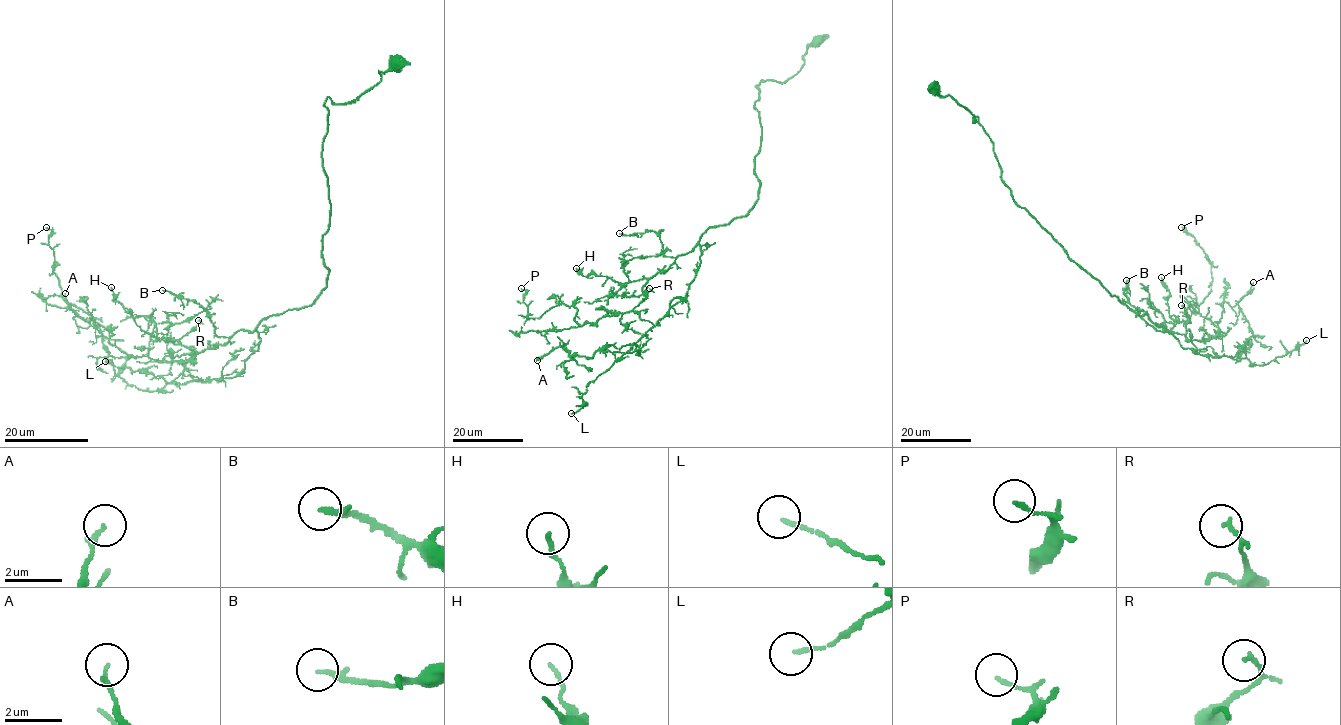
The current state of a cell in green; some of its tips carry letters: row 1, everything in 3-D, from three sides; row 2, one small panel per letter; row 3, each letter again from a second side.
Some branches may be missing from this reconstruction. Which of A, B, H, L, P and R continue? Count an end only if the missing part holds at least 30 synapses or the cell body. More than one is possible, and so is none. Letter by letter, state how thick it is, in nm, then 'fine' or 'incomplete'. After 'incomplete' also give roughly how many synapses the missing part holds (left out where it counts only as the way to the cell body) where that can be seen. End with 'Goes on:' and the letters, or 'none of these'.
A: calibre 160 nm; fine
B: calibre 200 nm; fine
H: calibre 120 nm; fine
L: calibre 120 nm; fine
P: calibre 130 nm; fine
R: calibre 100 nm; fine
Goes on: none of these

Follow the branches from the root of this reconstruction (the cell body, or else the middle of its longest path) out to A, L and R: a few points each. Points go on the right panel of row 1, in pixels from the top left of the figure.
A: (934, 88), (978, 118), (1013, 200), (1183, 348), (1235, 359), (1249, 348), (1252, 330), (1238, 303), (1253, 282)
L: (934, 88), (963, 105), (973, 122), (978, 118), (1013, 200), (1112, 296), (1183, 348), (1266, 365), (1306, 340)
R: (934, 88), (963, 105), (973, 122), (978, 118), (1013, 200), (1070, 258), (1169, 332), (1189, 322), (1181, 305)

